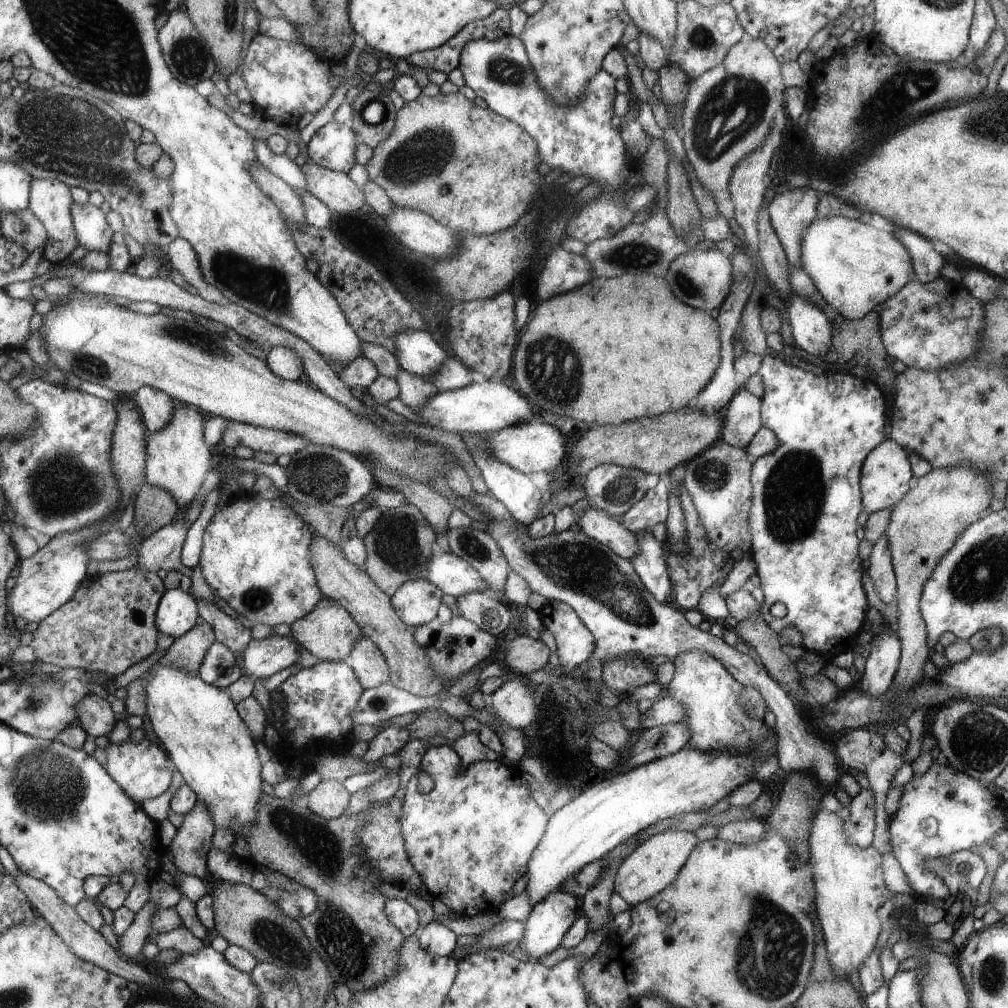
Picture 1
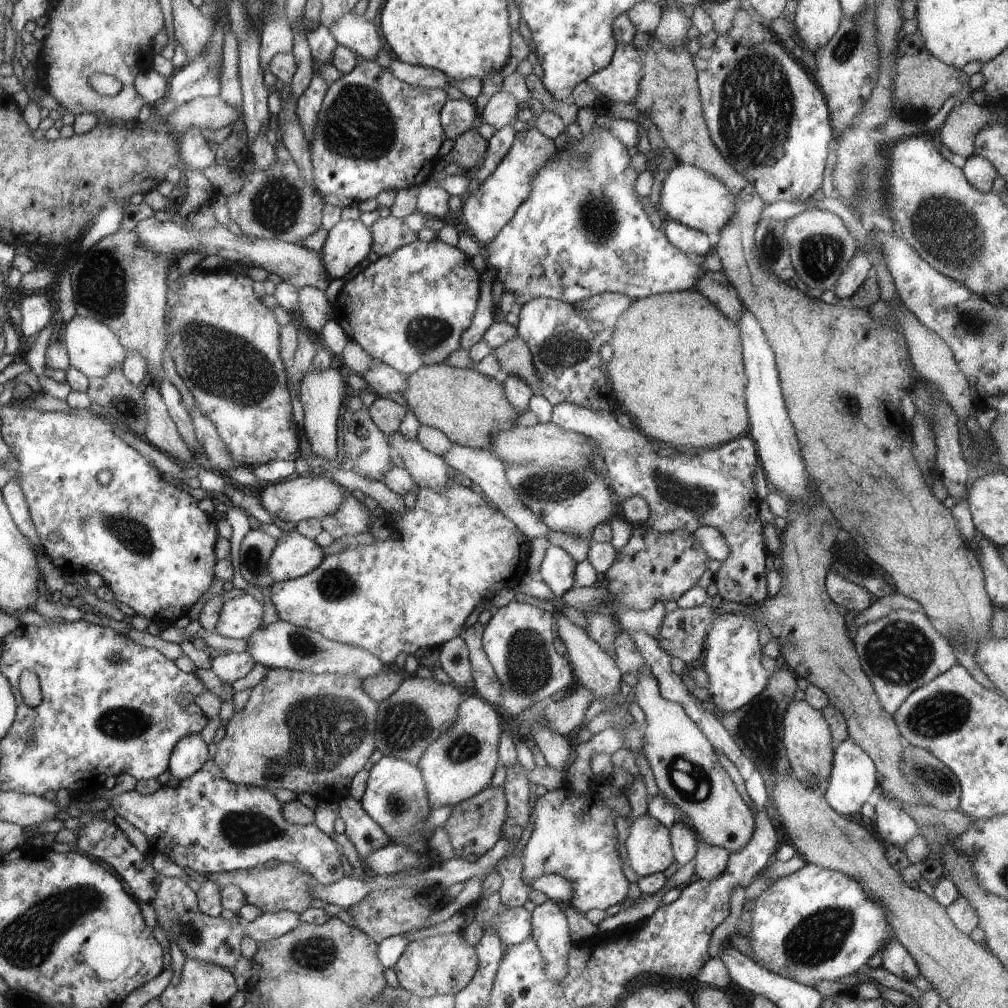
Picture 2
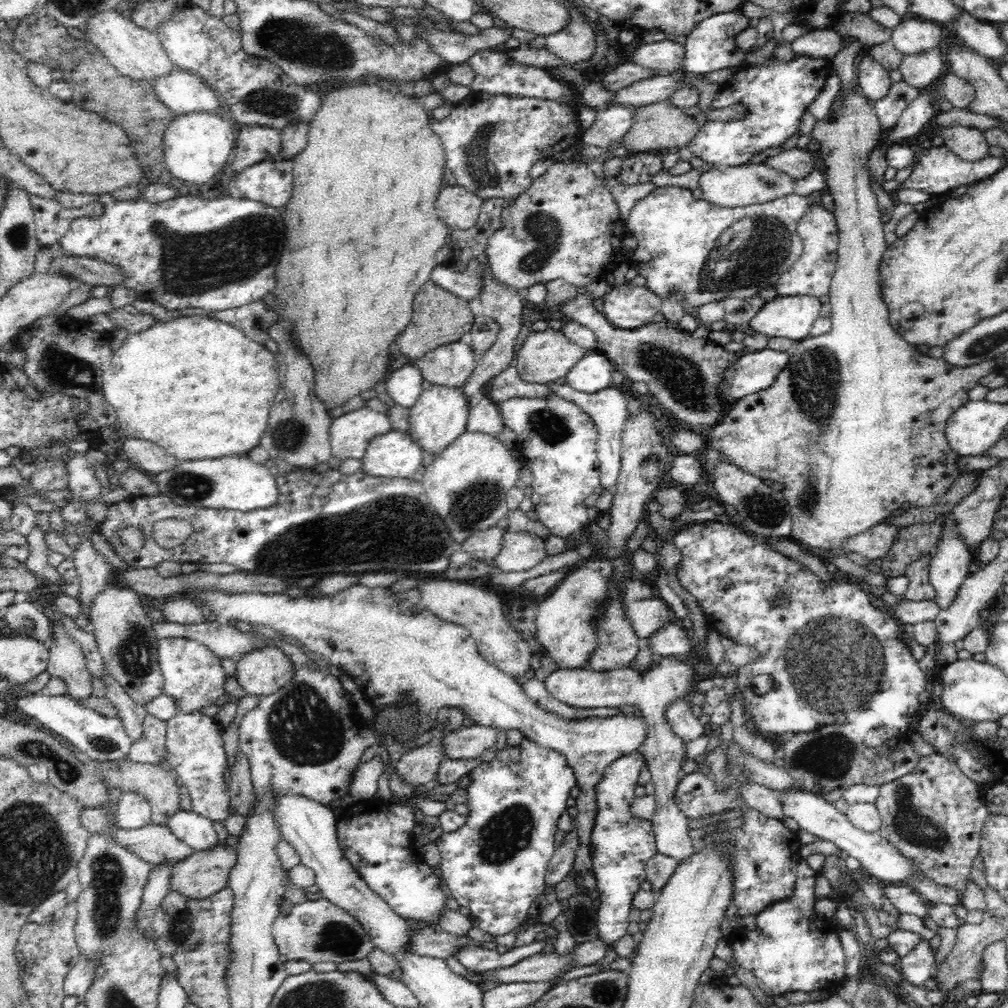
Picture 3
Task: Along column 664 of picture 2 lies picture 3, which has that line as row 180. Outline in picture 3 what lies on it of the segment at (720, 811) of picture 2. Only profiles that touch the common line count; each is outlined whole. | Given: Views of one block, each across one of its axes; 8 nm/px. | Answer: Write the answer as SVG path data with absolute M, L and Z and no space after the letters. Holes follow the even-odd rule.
M752 162L725 168L713 168L701 172L700 178L698 178L703 198L710 203L726 208L762 204L774 200L776 197L794 194L796 181L797 179L768 167L766 163L753 164Z

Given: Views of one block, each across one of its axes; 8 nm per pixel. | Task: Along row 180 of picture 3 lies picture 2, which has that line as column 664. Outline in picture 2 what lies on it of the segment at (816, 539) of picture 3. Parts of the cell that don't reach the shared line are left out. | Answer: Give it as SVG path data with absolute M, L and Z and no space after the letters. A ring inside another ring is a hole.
M648 812L636 817L630 826L625 849L630 859L629 866L638 876L663 873L674 862L670 837L668 828Z

